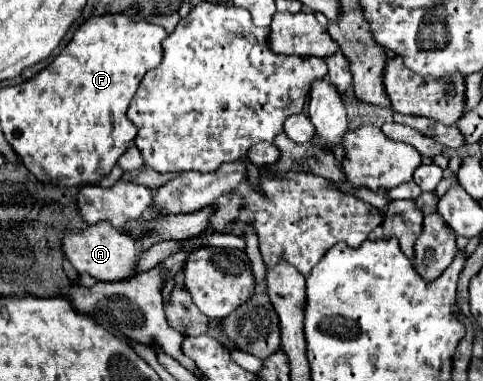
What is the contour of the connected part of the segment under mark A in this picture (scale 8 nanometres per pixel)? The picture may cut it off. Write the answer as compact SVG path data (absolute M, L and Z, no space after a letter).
M106 221L78 233L66 233L62 239L62 249L78 273L88 273L96 281L126 281L136 275L136 263L140 255L136 255L134 239L128 233L114 229Z

